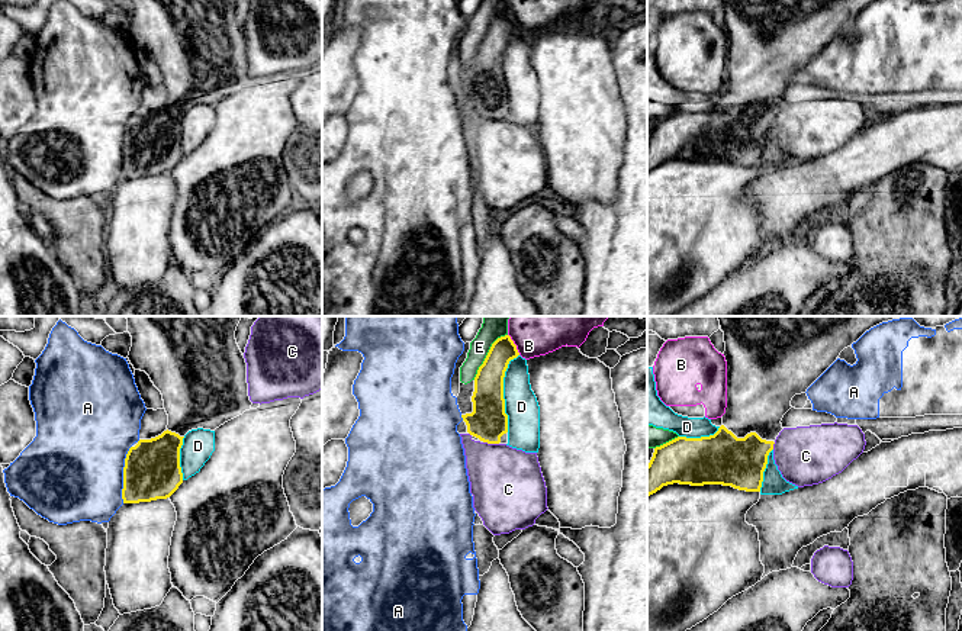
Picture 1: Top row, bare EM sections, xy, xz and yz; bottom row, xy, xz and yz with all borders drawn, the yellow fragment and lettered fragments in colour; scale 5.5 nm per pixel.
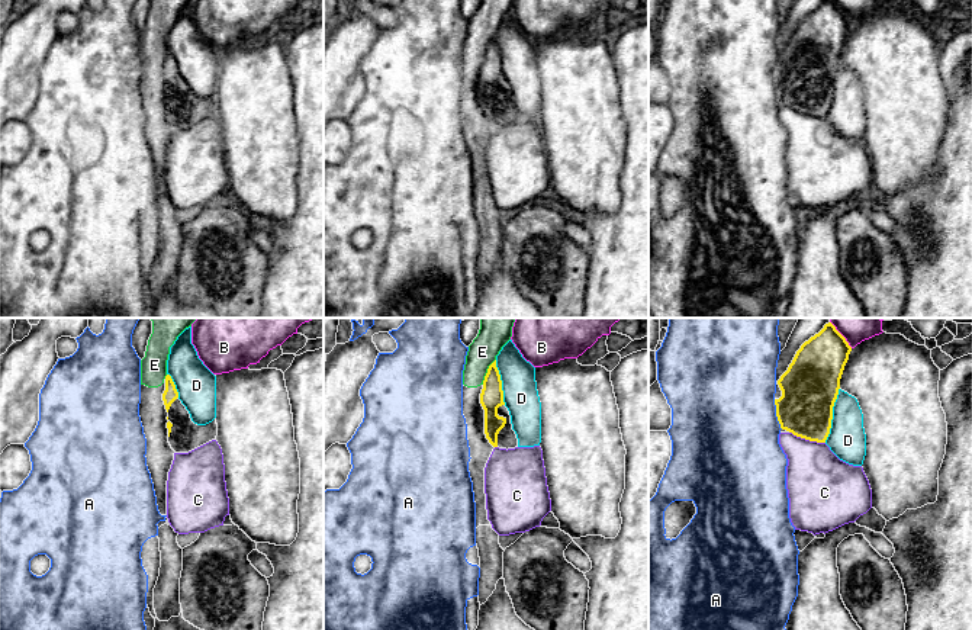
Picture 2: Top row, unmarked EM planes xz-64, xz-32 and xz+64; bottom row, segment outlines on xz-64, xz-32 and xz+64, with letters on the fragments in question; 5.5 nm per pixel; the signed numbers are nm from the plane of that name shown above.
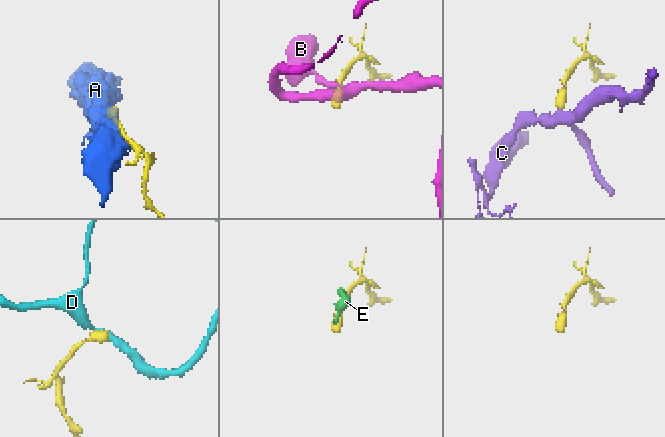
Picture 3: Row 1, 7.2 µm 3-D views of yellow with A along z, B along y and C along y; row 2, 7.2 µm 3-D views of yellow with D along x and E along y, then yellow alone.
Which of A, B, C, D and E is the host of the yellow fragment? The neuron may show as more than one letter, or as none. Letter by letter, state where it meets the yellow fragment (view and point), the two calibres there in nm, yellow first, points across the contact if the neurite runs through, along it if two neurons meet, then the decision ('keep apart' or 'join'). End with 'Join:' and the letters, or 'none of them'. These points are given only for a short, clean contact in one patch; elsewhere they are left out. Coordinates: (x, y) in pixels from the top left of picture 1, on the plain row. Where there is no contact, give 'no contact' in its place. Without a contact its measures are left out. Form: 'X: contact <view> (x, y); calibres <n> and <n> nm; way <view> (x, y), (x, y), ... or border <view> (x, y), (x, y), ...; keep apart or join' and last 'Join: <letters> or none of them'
A: contact xy (124, 150); calibres 320 and 500 nm; keep apart
B: contact xz (514, 19); calibres 160 and 180 nm; keep apart
C: contact xz (491, 118); calibres 200 and 400 nm; border xz (483, 116), (498, 119); keep apart
D: contact xz (502, 67); calibres 200 and 190 nm; keep apart
E: contact xz (488, 29); calibres 180 and 110 nm; border xz (507, 9), (492, 19), (473, 54); keep apart
Join: none of them

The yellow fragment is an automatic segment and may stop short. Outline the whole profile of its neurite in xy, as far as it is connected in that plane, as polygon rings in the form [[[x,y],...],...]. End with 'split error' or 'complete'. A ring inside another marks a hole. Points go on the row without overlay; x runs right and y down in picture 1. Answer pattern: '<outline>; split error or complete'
[[[128,0],[132,12],[129,36],[145,46],[161,67],[168,90],[167,104],[131,122],[123,142],[123,178],[170,173],[183,158],[180,123],[184,110],[197,103],[215,106],[251,84],[247,38],[237,19],[238,0]]]; split error

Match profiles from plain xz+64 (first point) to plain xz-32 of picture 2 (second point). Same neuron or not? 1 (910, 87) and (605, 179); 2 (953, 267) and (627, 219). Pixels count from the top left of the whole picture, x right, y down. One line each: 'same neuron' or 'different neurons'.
1: same neuron
2: same neuron

